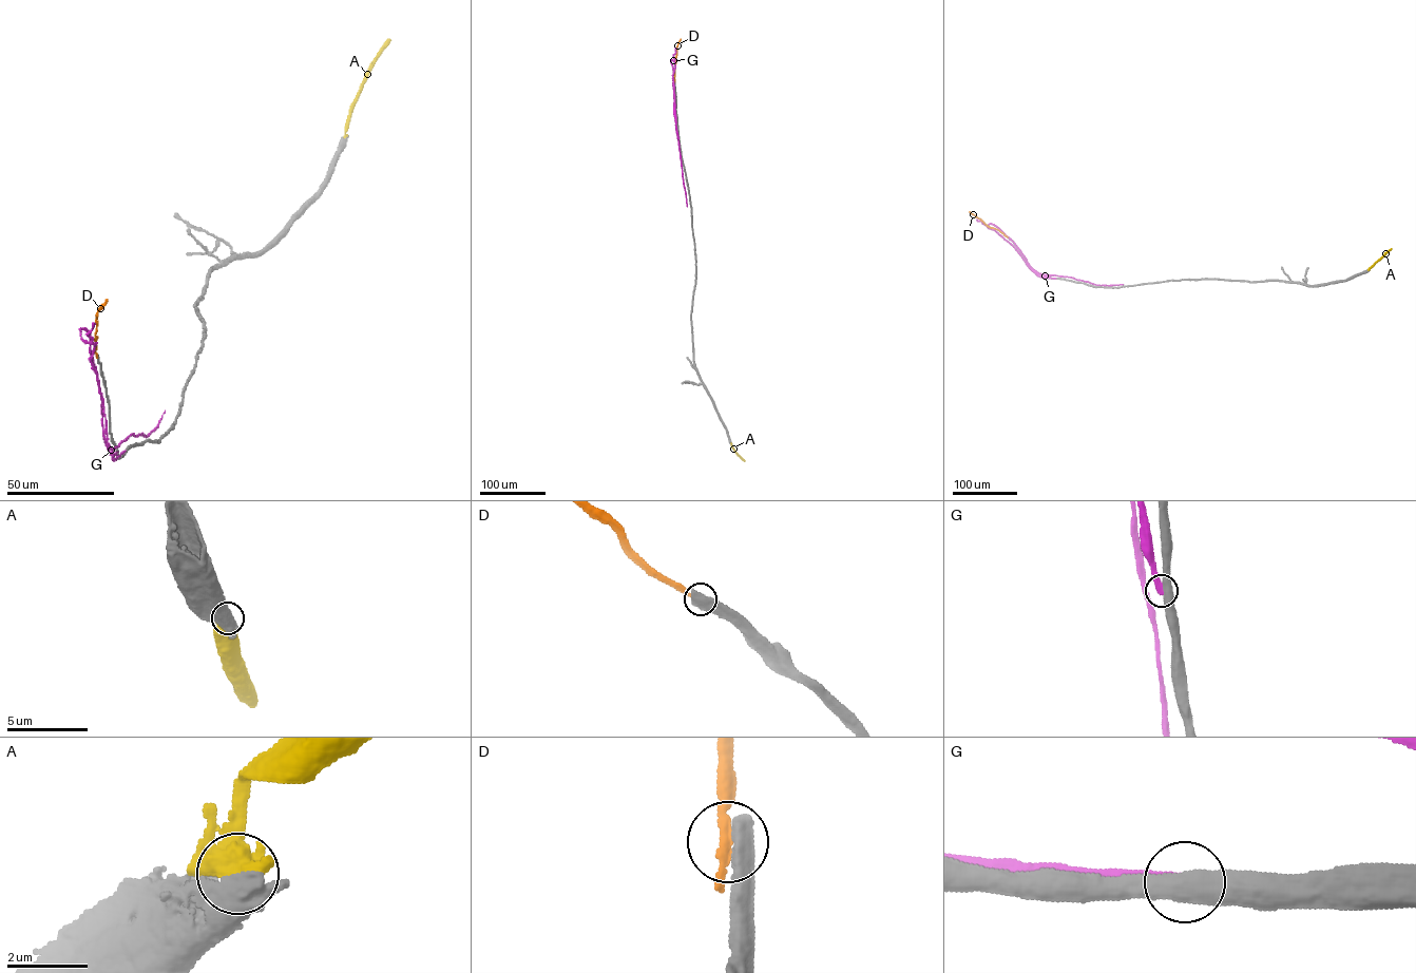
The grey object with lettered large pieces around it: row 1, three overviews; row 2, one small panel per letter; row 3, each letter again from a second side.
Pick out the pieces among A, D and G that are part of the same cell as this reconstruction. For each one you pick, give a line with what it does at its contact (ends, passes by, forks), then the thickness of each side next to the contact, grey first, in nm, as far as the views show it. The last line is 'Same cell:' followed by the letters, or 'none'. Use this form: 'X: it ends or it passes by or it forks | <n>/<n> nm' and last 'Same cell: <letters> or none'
Same cell: none

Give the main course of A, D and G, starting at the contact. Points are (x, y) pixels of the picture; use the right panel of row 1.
A: (1369, 269), (1391, 248)
D: (1007, 236), (970, 211)
G: (1055, 279), (1038, 275), (1015, 248), (988, 225), (998, 227), (1039, 273), (1096, 285), (1123, 284)

